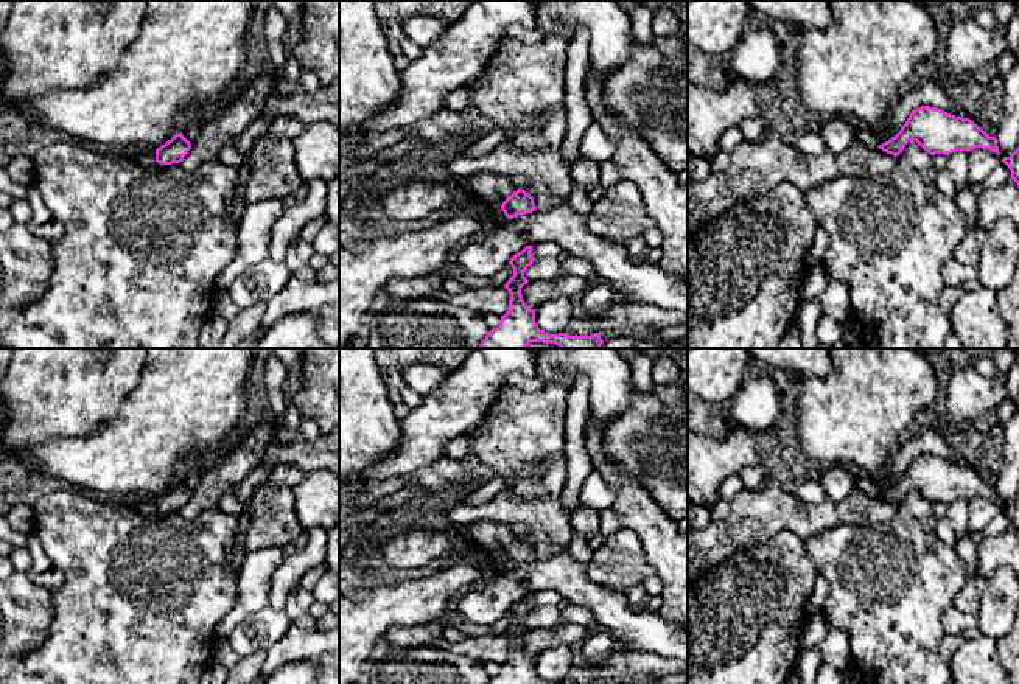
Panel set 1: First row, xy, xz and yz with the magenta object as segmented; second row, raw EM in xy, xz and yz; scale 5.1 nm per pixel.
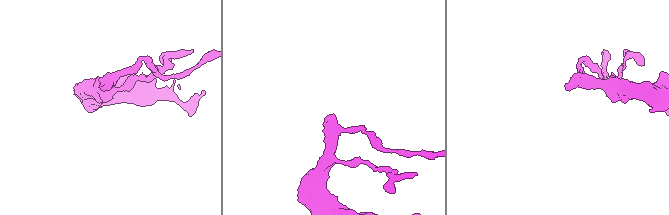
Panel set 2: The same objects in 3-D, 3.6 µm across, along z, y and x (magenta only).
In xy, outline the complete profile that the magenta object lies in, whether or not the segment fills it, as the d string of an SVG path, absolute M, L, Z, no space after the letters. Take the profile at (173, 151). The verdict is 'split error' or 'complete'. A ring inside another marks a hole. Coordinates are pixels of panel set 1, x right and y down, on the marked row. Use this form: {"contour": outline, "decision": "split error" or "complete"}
{"contour": "M179 132L156 151L138 152L135 159L140 162L157 162L160 165L173 165L180 163L190 149L191 143L182 135L182 132Z", "decision": "split error"}

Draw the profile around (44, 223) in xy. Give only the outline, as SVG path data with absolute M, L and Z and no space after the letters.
M30 182L28 196L26 201L31 205L33 216L26 227L37 236L44 238L48 244L54 244L58 239L61 239L64 233L64 225L61 221L54 216L54 213L47 207L44 197L37 191L37 187L33 182Z

